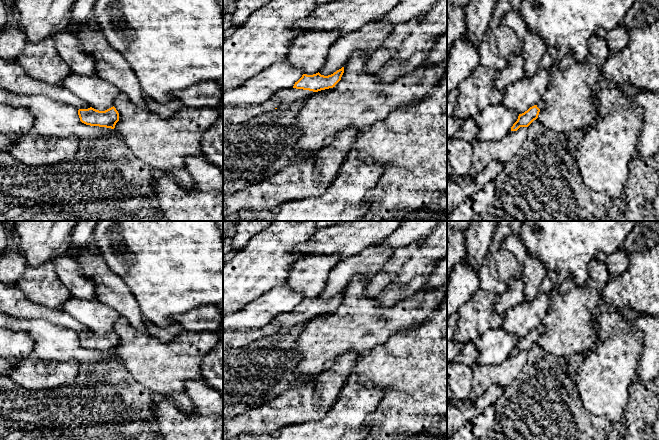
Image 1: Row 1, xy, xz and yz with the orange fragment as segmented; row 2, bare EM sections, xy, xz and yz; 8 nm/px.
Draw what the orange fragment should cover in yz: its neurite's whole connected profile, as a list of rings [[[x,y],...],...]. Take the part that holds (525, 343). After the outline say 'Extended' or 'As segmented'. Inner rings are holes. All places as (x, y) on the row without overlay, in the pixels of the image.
[[[542,323],[537,329],[530,331],[527,335],[519,338],[517,345],[511,351],[511,355],[517,355],[520,351],[528,351],[538,342],[539,336],[544,332],[545,325]]]. Extended

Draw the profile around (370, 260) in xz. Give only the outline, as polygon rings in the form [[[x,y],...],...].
[[[369,246],[359,253],[338,262],[330,271],[328,281],[319,297],[324,300],[331,299],[344,291],[355,277],[368,277],[379,272],[394,251],[394,249]]]

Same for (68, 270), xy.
[[[65,253],[52,261],[55,271],[72,297],[82,300],[97,300],[94,282],[86,278],[76,259]]]

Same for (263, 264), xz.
[[[274,221],[236,252],[231,261],[223,264],[223,318],[284,284],[290,267],[302,257],[294,251],[295,246],[309,241],[316,232],[315,221]]]

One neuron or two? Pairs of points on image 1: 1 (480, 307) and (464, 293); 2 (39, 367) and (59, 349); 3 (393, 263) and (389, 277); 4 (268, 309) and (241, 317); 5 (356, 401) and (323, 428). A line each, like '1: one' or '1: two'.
1: two
2: two
3: one
4: one
5: one

